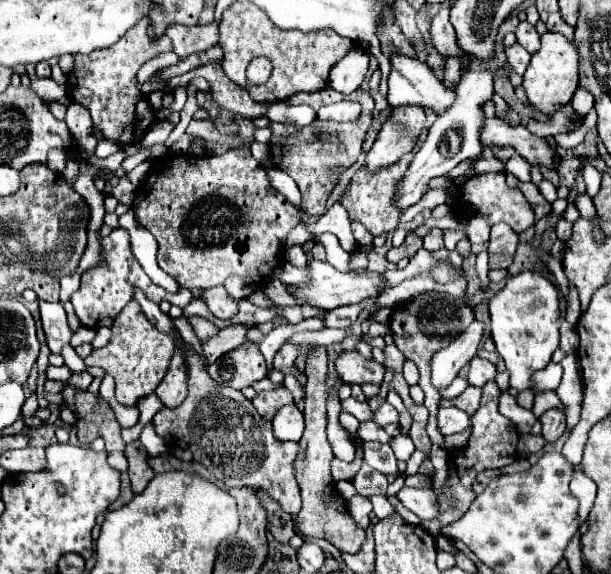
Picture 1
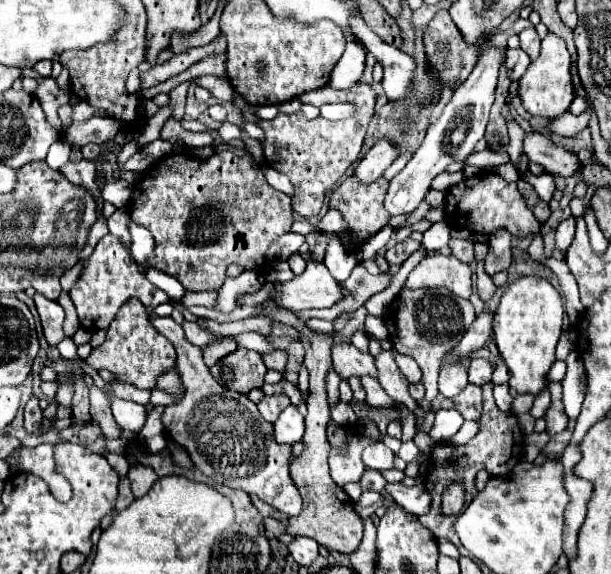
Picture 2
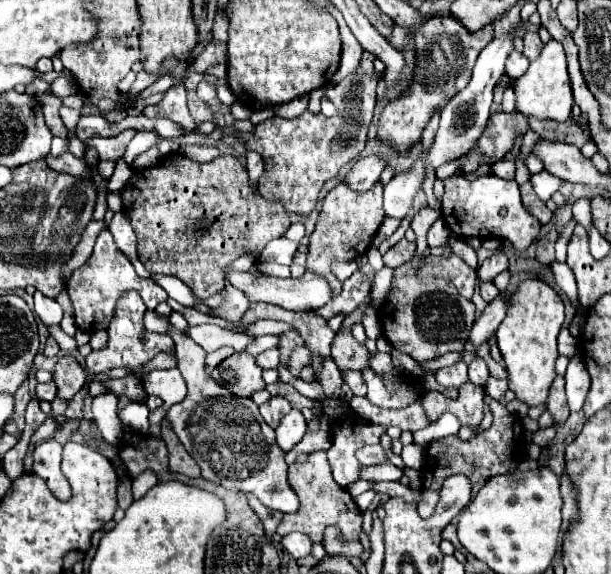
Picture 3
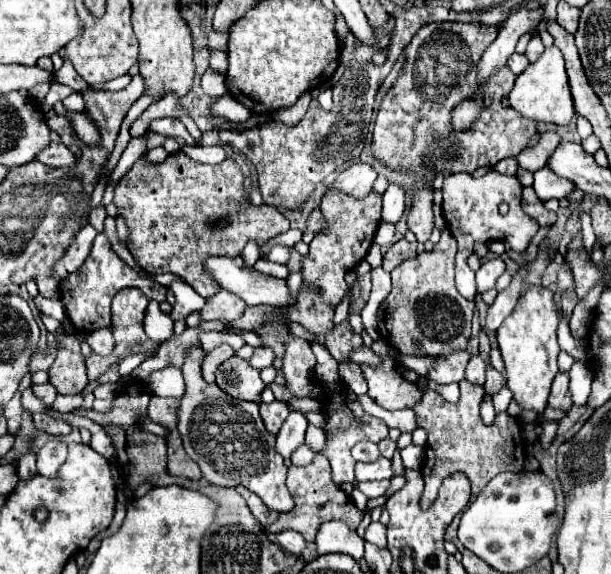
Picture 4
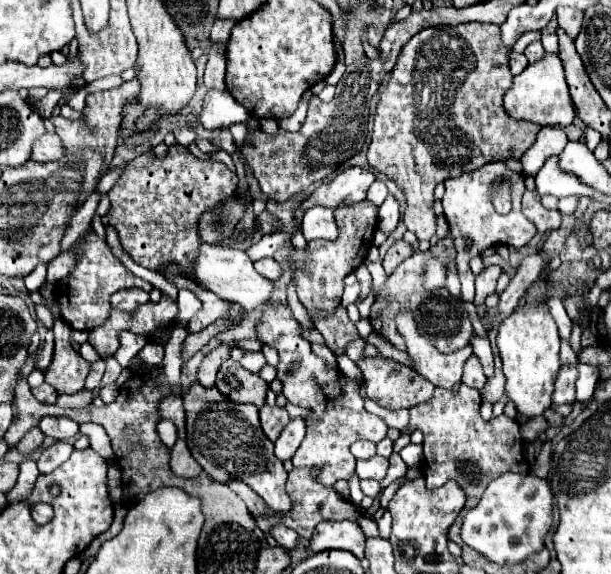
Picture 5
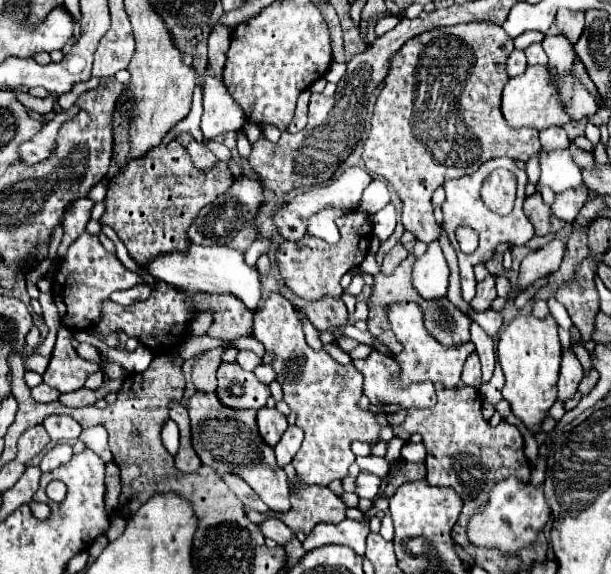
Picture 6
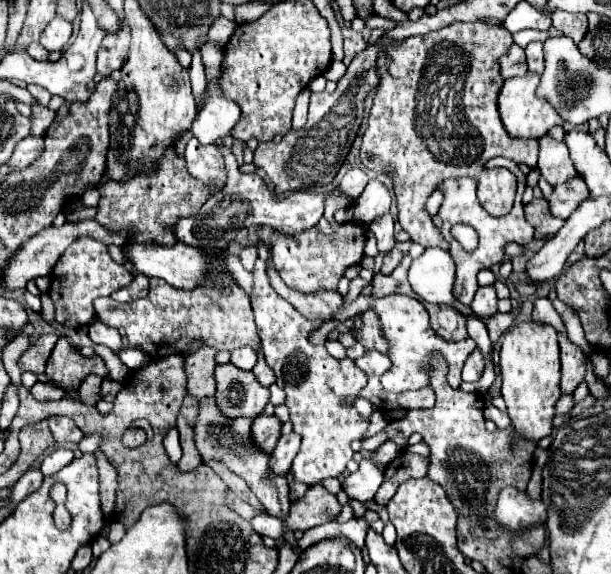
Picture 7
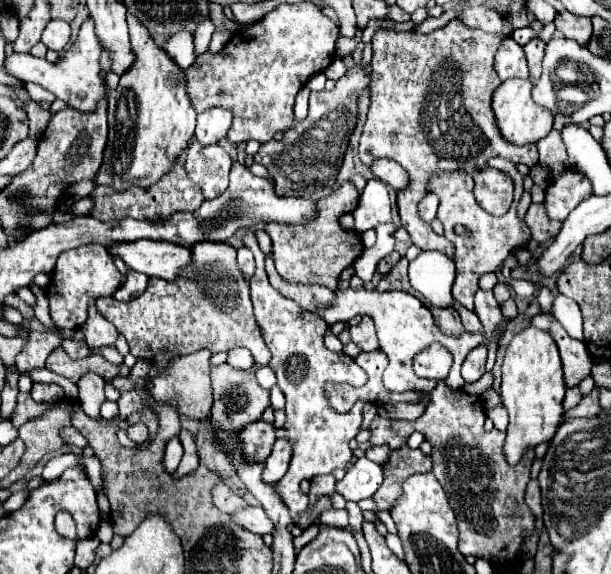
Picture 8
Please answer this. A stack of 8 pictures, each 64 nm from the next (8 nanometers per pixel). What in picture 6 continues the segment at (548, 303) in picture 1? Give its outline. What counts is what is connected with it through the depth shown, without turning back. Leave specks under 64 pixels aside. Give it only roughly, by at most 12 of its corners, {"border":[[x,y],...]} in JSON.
{"border":[[552,316],[500,334],[502,396],[534,434],[558,400],[562,346]]}

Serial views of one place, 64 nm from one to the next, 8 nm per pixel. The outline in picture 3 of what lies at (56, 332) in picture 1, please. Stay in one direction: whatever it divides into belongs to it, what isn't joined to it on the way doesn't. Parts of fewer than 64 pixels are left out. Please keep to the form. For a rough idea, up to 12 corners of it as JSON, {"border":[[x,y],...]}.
{"border":[[34,294],[34,310],[46,326],[60,324],[60,304]]}

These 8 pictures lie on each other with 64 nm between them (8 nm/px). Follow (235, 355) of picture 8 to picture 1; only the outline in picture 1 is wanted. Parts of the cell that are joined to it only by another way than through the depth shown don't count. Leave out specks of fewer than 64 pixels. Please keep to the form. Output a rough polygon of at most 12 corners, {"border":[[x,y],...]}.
{"border":[[284,344],[272,368],[288,374],[298,356],[298,346]]}

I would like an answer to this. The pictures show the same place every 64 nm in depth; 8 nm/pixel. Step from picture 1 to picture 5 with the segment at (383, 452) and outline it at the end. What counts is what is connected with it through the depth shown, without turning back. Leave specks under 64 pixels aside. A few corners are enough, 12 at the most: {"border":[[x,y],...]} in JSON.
{"border":[[368,440],[352,444],[351,452],[358,460],[376,456],[376,444]]}

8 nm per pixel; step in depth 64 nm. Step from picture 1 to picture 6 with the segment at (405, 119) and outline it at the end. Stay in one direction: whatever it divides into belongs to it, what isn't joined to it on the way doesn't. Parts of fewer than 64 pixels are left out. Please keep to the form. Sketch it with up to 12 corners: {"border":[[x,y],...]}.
{"border":[[346,168],[338,180],[284,202],[274,226],[286,240],[306,234],[322,208],[352,210],[372,176]]}

